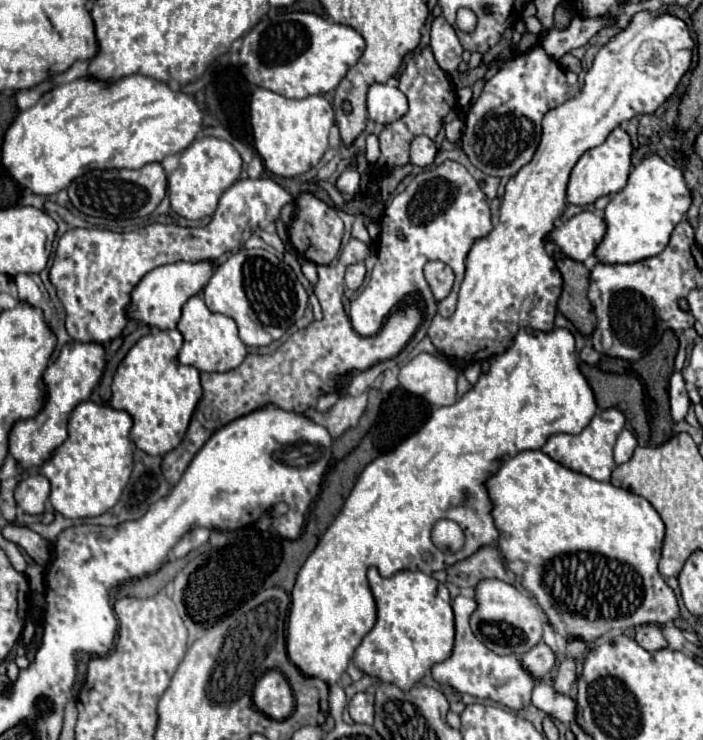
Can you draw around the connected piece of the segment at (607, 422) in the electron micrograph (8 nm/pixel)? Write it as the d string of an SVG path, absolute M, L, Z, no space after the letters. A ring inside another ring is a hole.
M616 408L602 410L592 418L592 422L580 434L554 434L554 436L550 436L550 440L542 446L542 452L574 472L580 472L580 474L600 480L600 482L608 482L612 468L614 468L612 450L614 450L618 434L624 430L624 424L626 424L626 418L620 410L616 410Z

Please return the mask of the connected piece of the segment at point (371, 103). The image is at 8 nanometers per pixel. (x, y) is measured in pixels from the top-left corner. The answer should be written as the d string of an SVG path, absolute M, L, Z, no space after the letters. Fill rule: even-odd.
M372 84L368 90L368 116L378 124L392 124L408 112L406 96L388 84Z

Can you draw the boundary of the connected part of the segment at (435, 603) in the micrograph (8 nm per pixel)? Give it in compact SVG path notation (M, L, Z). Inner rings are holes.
M372 566L368 568L368 582L378 608L378 622L356 648L354 662L368 676L410 690L422 680L432 664L450 656L450 648L454 646L450 592L436 578L420 570L400 570L390 578L382 578Z

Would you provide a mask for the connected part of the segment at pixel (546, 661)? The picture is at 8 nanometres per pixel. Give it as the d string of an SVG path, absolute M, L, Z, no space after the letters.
M540 642L540 644L536 644L530 652L526 652L522 658L520 658L520 662L522 662L522 666L524 666L524 670L534 678L534 680L542 680L548 672L550 672L550 668L554 666L554 654L552 654L552 650L544 644L544 642Z

